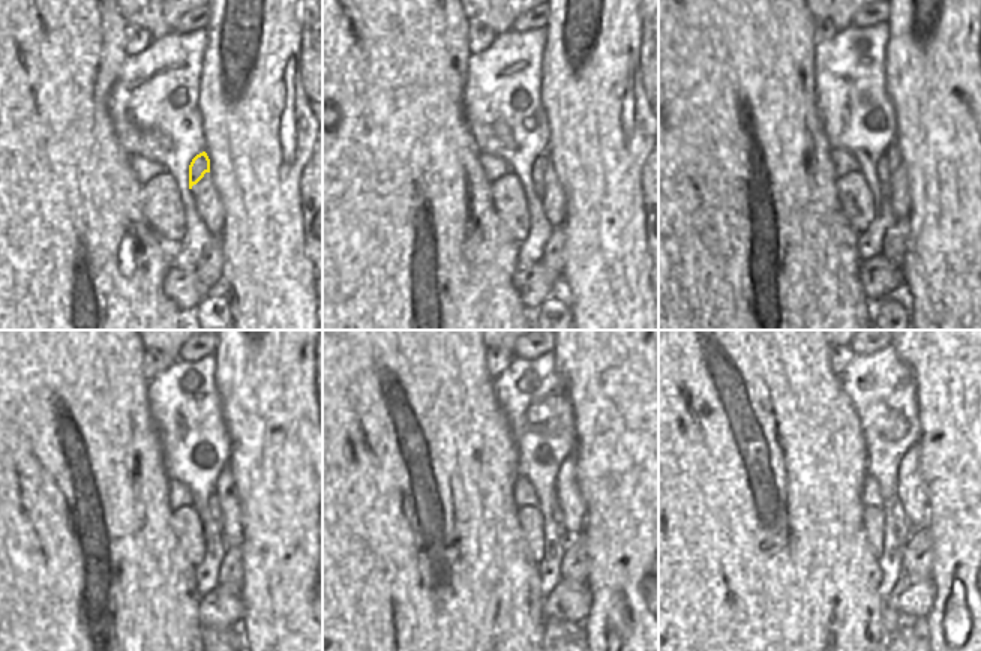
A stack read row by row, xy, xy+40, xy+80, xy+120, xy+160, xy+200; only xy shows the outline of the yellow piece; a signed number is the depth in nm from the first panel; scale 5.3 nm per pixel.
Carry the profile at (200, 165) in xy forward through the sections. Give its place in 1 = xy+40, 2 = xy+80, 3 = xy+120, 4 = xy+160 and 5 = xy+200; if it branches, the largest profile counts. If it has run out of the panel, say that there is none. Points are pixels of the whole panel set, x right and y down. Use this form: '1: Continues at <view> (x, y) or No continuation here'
1: Continues at xy+40 (539, 167)
2: Continues at xy+80 (884, 198)
3: Continues at xy+120 (213, 539)
4: Continues at xy+160 (555, 537)
5: Continues at xy+200 (897, 530)

